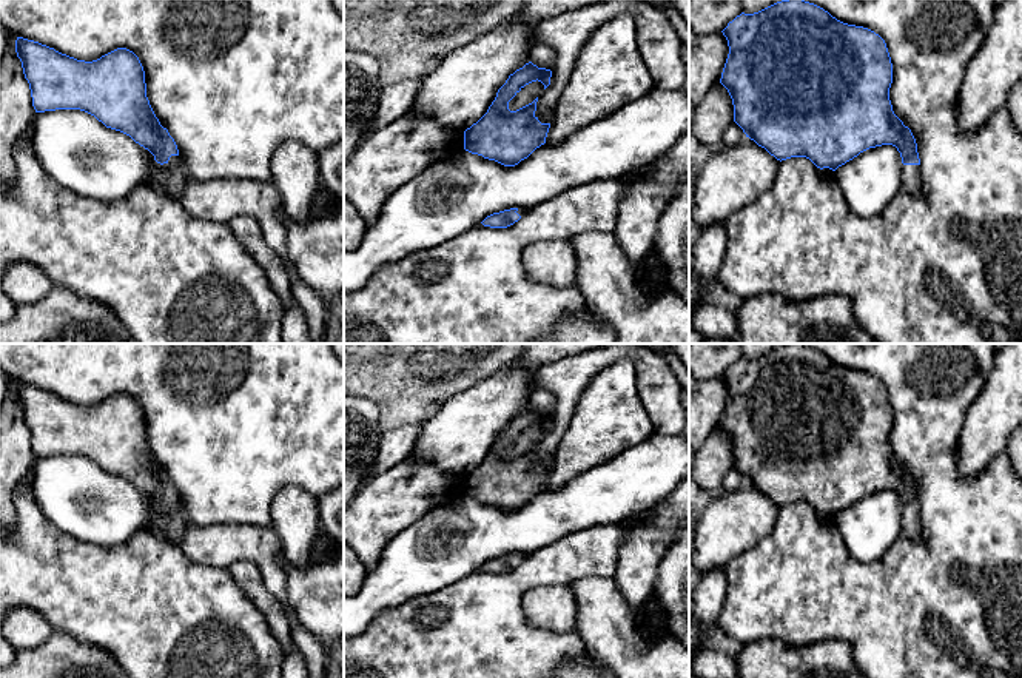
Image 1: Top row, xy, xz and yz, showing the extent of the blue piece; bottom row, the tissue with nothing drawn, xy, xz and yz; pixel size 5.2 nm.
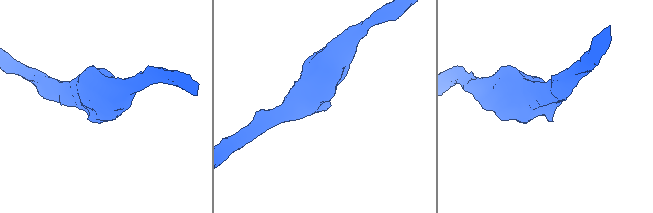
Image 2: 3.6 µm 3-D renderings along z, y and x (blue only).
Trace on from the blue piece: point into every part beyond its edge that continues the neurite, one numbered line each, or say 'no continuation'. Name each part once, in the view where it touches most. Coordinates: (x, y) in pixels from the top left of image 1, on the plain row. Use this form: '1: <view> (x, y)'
1: xy (171, 524)

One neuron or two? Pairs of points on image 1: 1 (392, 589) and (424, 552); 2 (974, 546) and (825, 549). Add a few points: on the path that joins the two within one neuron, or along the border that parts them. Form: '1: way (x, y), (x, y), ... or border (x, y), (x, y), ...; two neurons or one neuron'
1: way (396, 580), (415, 561); one neuron
2: way (937, 572), (862, 573); one neuron

